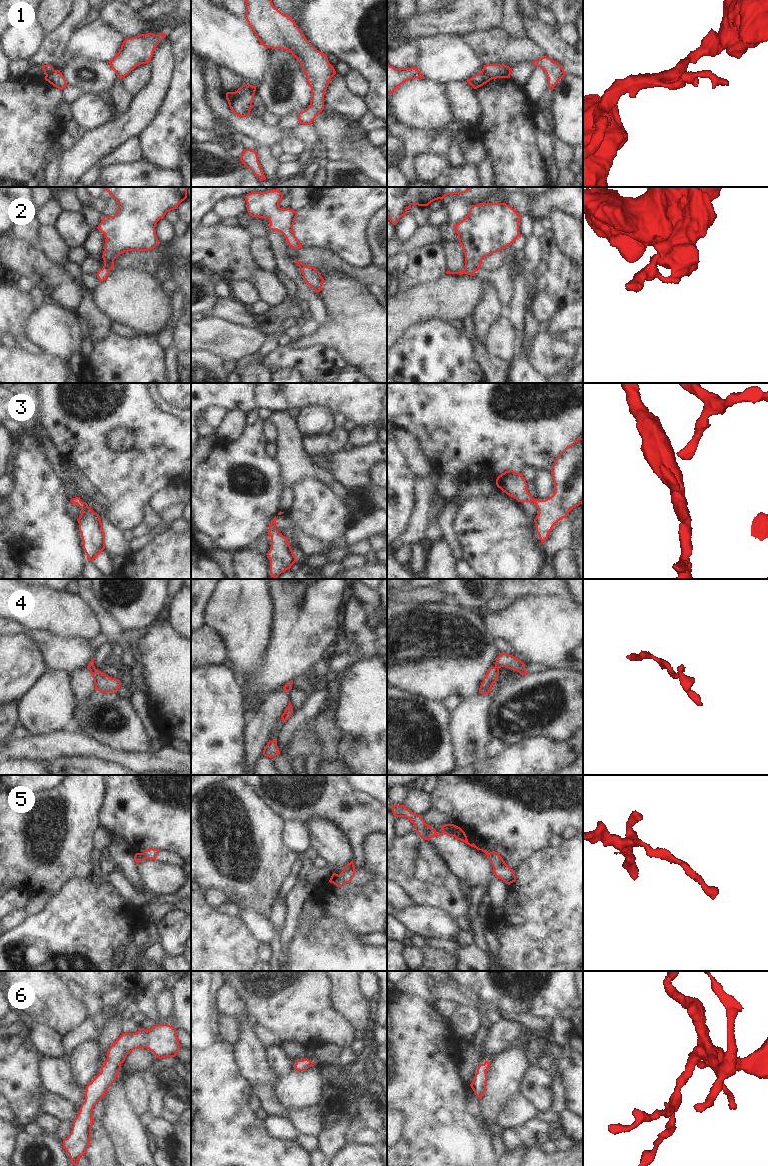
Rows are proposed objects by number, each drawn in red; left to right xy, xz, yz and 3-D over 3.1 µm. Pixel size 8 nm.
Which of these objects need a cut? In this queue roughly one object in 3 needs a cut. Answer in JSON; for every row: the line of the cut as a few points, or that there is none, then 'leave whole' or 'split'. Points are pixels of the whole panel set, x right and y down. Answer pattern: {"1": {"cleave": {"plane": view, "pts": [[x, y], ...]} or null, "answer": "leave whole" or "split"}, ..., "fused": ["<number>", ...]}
{"1": {"cleave": {"plane": "yz", "pts": [[482, 70], [492, 78]]}, "answer": "split"}, "2": {"cleave": {"plane": "yz", "pts": [[465, 267], [475, 270]]}, "answer": "split"}, "3": {"cleave": null, "answer": "leave whole"}, "4": {"cleave": null, "answer": "leave whole"}, "5": {"cleave": null, "answer": "leave whole"}, "6": {"cleave": null, "answer": "leave whole"}, "fused": ["1", "2"]}

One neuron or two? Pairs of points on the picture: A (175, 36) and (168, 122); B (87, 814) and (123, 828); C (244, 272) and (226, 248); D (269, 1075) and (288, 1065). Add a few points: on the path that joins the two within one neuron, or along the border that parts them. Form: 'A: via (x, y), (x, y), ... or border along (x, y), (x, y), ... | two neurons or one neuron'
A: via (180, 57), (180, 101) | one neuron
B: border along (104, 795), (99, 812), (98, 825) | two neurons
C: via (238, 266), (232, 261), (232, 257), (229, 254) | one neuron
D: border along (268, 1050), (268, 1059), (274, 1071), (281, 1078) | two neurons

